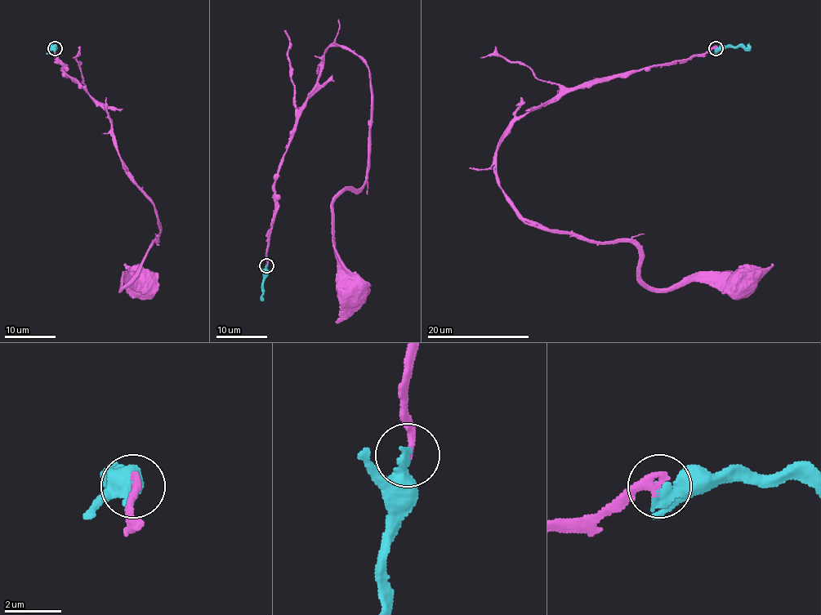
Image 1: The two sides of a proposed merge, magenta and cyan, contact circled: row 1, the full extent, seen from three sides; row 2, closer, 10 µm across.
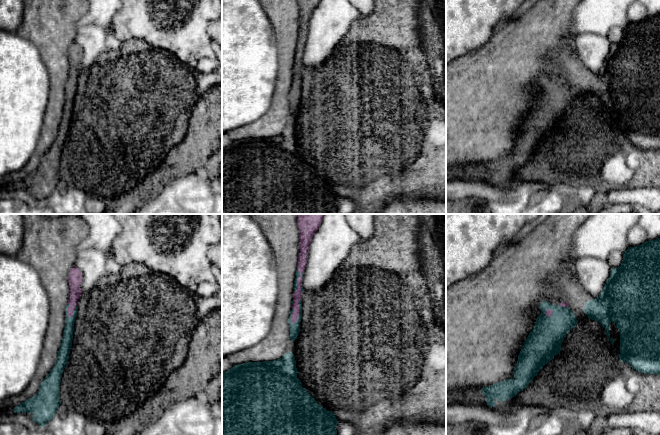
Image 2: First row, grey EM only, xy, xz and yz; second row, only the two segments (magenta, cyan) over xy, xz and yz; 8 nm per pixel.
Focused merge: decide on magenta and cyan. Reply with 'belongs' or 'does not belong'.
belongs

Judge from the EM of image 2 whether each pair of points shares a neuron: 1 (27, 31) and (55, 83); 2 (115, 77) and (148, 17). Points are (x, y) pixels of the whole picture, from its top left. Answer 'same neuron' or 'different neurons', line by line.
1: same neuron
2: different neurons

